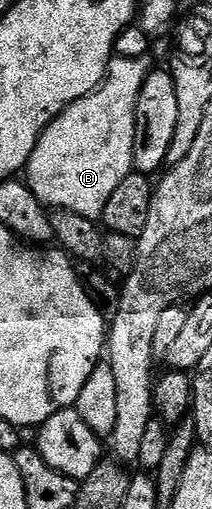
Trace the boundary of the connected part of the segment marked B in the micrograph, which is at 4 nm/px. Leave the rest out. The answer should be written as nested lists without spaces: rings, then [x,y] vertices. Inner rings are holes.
[[[112,57],[107,76],[94,94],[79,98],[61,112],[45,128],[43,135],[31,153],[25,167],[27,186],[37,196],[44,207],[56,210],[77,212],[77,216],[85,216],[96,220],[102,219],[105,204],[109,204],[109,196],[117,189],[117,184],[125,180],[125,176],[133,173],[133,140],[135,139],[135,113],[137,100],[141,96],[141,84],[149,73],[148,59]]]

